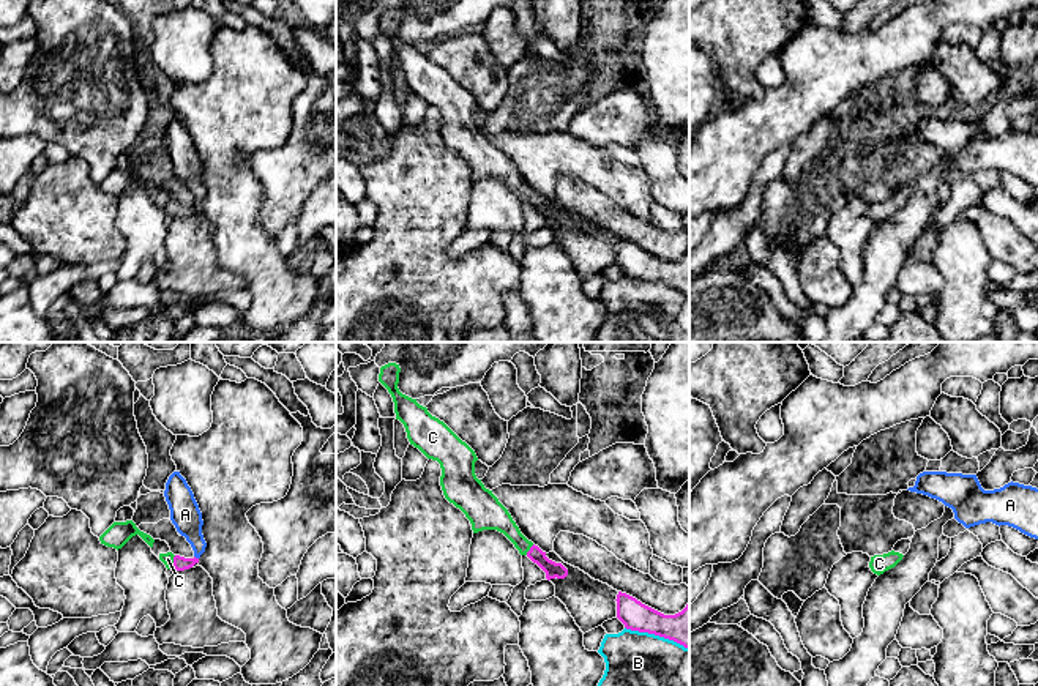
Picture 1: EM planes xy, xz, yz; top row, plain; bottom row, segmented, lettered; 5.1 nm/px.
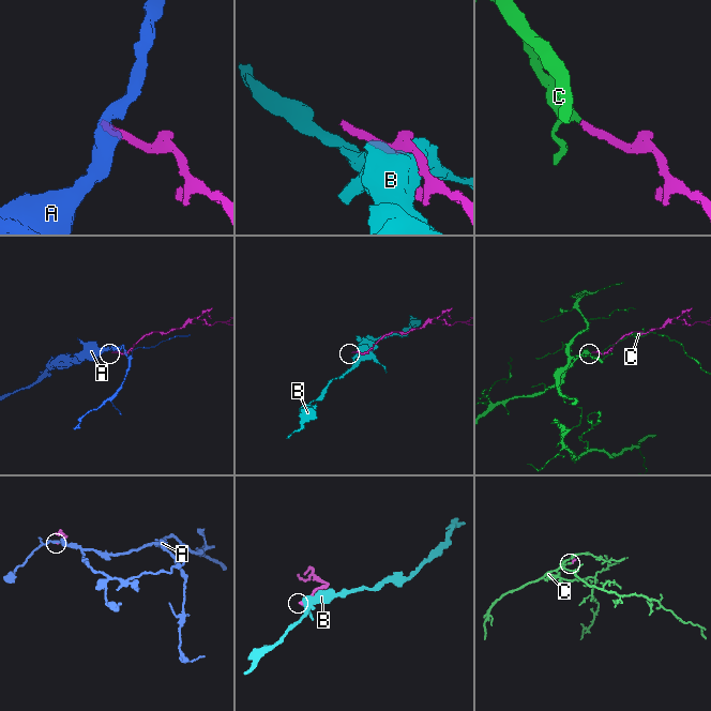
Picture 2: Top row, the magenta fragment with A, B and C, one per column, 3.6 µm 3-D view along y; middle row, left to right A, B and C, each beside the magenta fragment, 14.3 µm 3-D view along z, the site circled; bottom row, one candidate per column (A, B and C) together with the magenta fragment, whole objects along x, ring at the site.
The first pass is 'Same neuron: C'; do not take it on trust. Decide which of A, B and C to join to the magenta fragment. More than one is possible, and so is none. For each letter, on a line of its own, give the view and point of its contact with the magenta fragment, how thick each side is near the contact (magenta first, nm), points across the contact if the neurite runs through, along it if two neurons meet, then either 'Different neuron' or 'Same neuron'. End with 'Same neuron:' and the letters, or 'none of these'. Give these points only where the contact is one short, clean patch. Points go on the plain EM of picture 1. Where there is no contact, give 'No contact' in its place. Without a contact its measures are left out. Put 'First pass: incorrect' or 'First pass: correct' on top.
First pass: correct
A: Touches magenta at xy (194, 204). Thickness 80 nm (magenta) against 160 nm. Boundary: xy (194, 202), (197, 205). Different neuron
B: Touches magenta at xz (657, 281). Thickness 190 nm (magenta) against 480 nm. Different neuron
C: Touches magenta at xy (174, 210). Thickness 80 nm (magenta) against 60 nm. Path across: xy (180, 210), (174, 210), (168, 205). Same neuron
Same neuron: C

